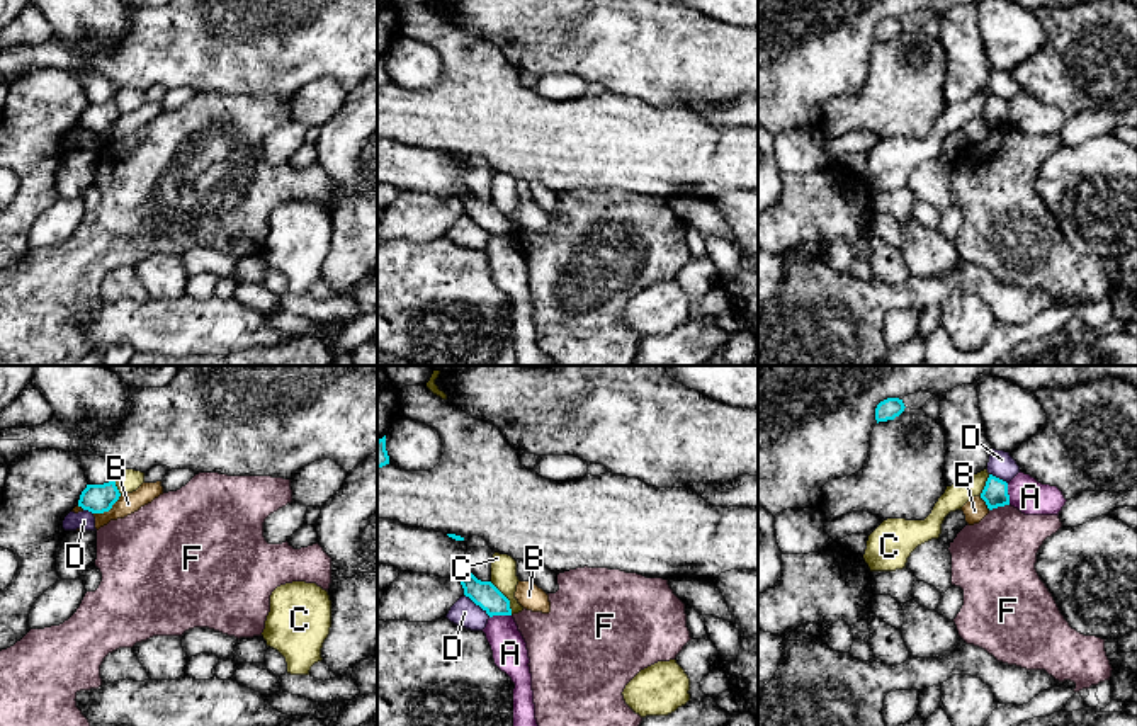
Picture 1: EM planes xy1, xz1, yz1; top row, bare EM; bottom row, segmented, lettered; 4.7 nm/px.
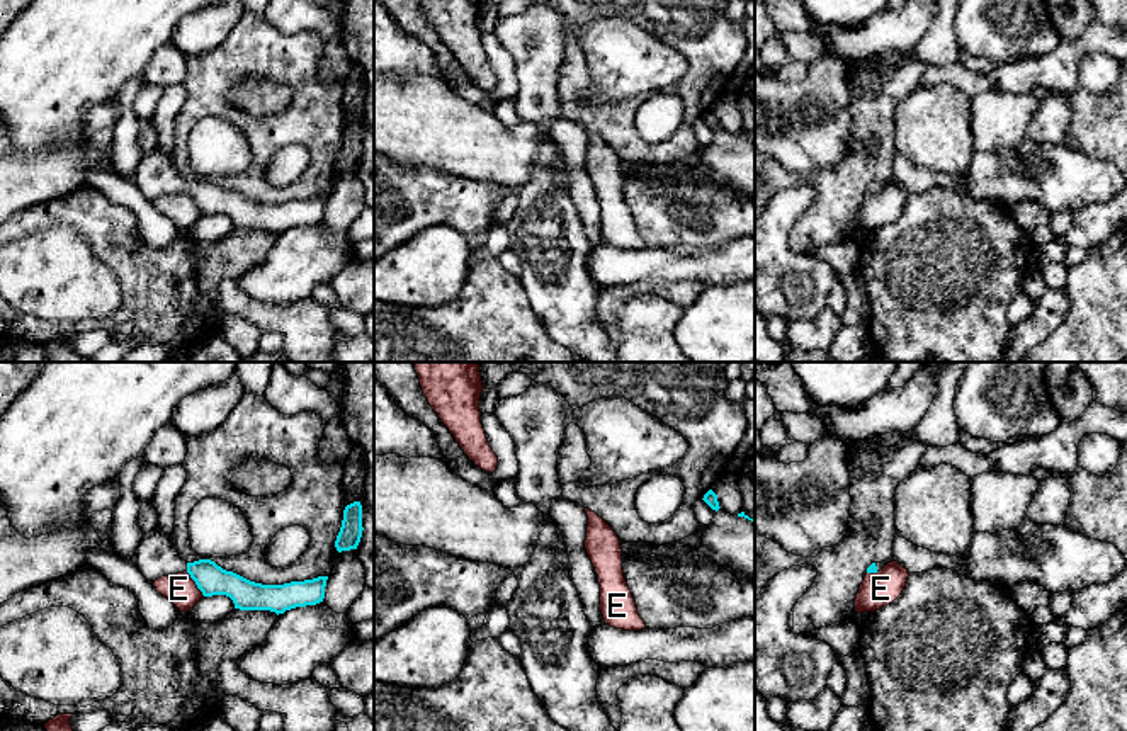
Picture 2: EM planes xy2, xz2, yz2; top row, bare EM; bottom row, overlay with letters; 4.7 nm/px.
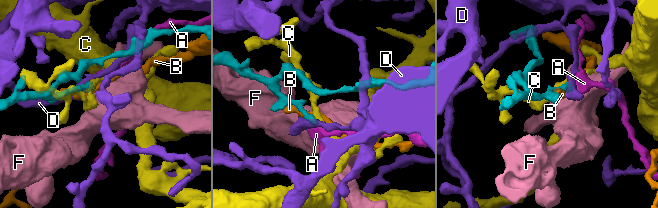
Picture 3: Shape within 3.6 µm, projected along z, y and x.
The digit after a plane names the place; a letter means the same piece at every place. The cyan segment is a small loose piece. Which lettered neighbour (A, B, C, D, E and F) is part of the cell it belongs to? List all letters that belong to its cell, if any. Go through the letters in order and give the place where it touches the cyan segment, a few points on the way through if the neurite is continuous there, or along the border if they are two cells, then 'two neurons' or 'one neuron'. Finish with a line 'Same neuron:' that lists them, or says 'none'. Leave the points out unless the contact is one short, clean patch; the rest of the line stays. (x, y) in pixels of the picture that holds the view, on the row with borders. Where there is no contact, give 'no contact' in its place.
A: contact xz1 (500, 614); border xz1 (510, 614), (493, 614), (490, 618); two neurons
B: contact xy1 (107, 510); two neurons
C: contact xz1 (507, 599); border xz1 (490, 582), (509, 601), (512, 614); two neurons
D: contact xz1 (478, 604); two neurons
E: contact xy2 (196, 583); border xy2 (186, 572), (204, 595); two neurons
F: contact yz1 (998, 505); border yz1 (1008, 504), (989, 510); two neurons
Same neuron: none

